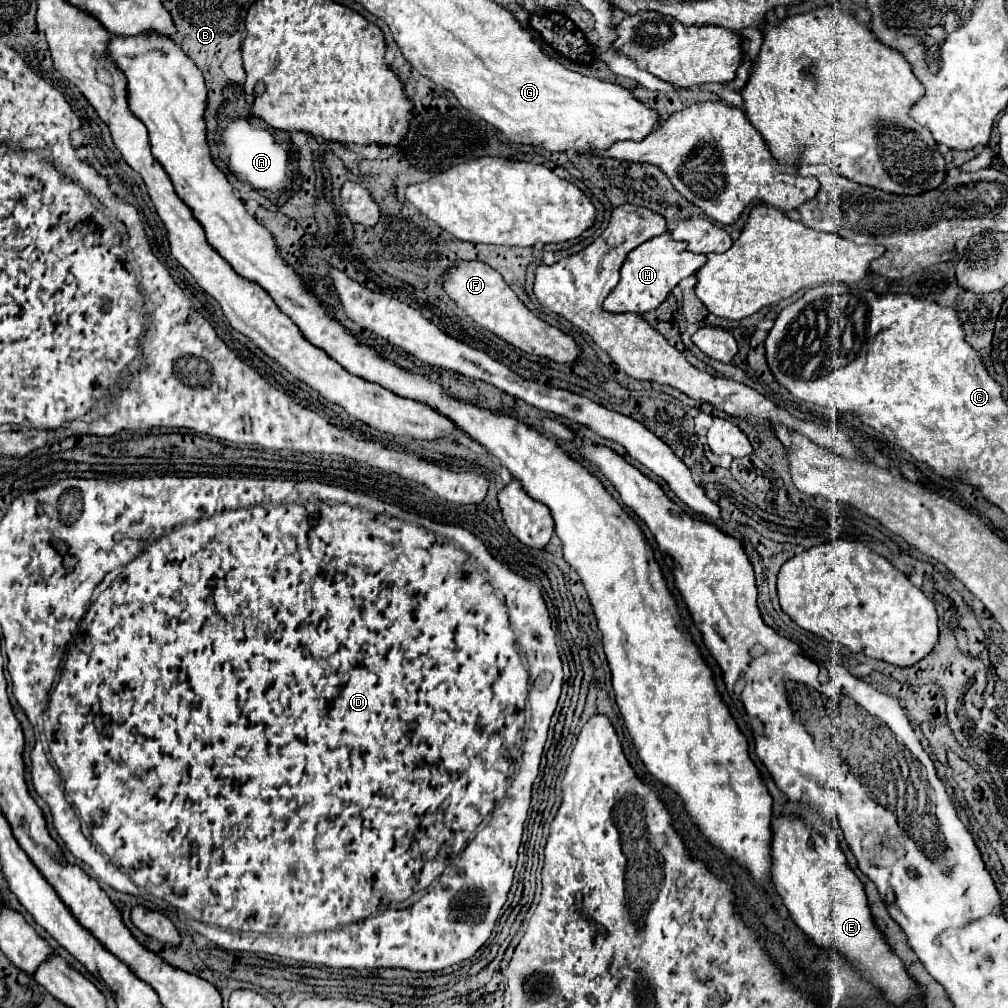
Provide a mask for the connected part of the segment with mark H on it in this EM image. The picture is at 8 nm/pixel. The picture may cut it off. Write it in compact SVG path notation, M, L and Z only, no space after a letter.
M670 232L650 238L650 240L646 240L646 244L640 244L626 256L626 260L620 268L620 282L606 298L604 310L608 310L608 312L636 312L636 314L656 310L666 300L670 290L682 278L696 274L704 266L704 262L706 262L704 254L686 252L686 244L676 242L670 236Z

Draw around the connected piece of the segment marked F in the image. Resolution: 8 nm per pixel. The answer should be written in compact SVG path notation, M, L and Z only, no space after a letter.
M460 262L454 264L448 274L444 274L444 290L448 296L466 310L470 318L474 318L482 328L488 328L490 332L498 334L502 340L512 344L514 348L520 348L534 356L544 356L548 360L560 362L560 364L576 364L580 358L580 346L576 340L562 330L546 324L538 316L534 316L514 294L514 290L502 280L502 276L482 262Z

